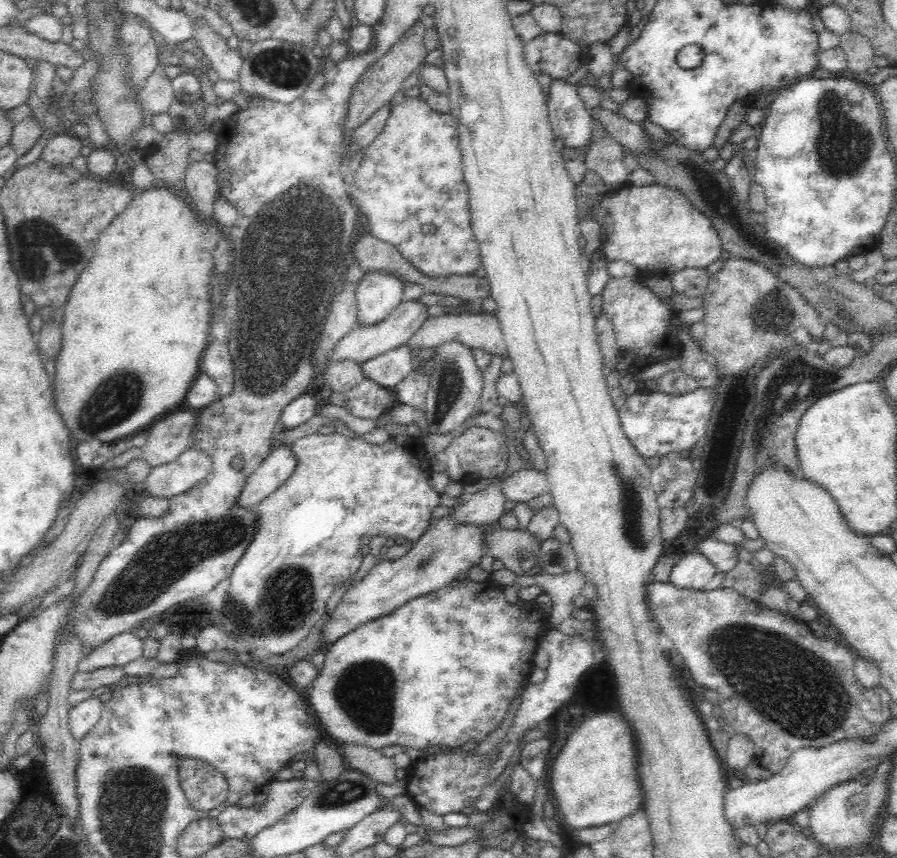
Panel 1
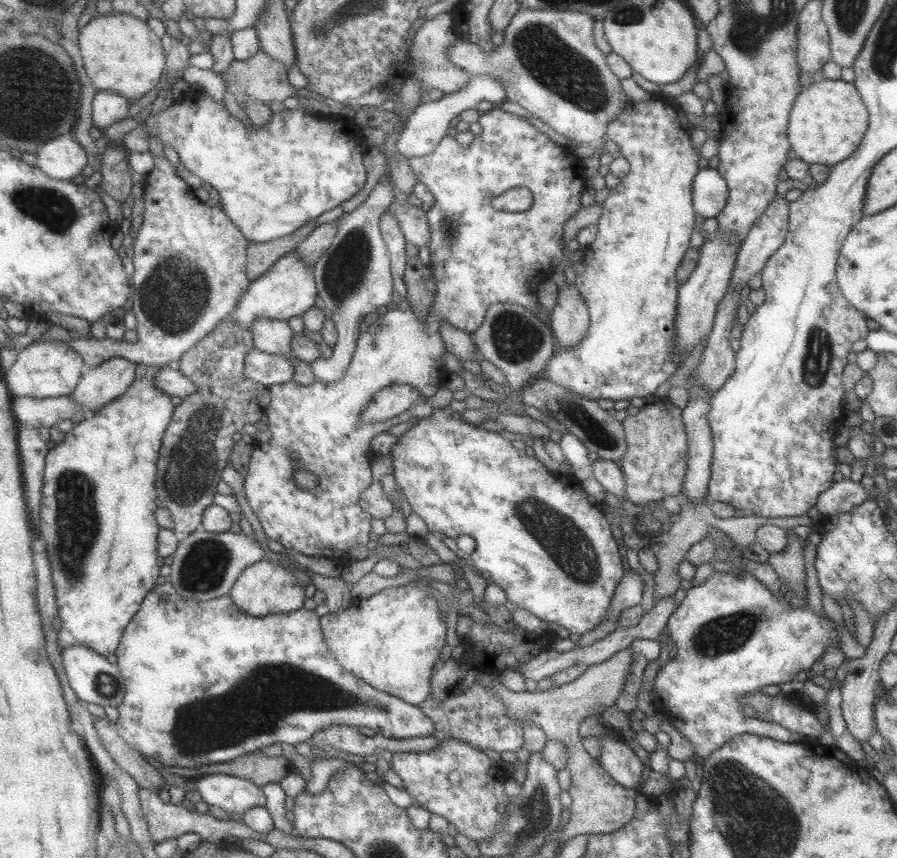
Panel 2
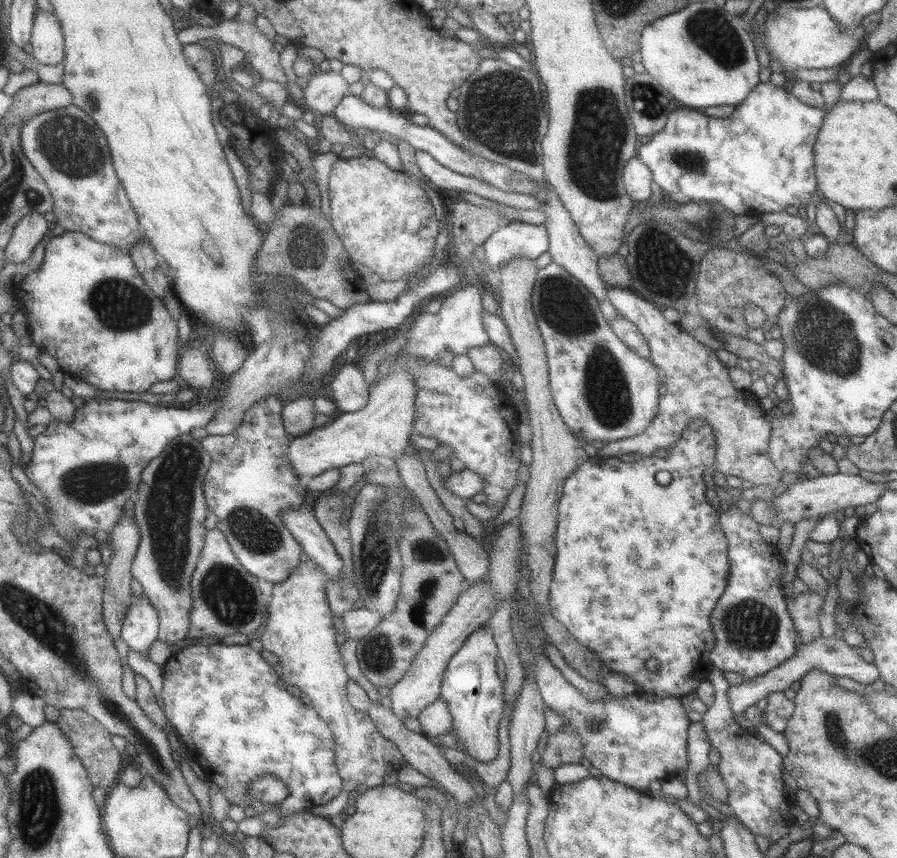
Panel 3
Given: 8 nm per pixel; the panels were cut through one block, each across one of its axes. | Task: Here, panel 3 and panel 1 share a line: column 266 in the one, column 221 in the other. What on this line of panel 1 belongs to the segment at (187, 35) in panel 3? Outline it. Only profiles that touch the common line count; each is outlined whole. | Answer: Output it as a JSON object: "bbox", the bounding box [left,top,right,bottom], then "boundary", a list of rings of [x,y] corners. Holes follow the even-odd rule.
{"bbox":[194,24,243,83],"boundary":[[[195,24],[194,37],[219,80],[238,83],[243,55],[237,49],[228,47],[226,39],[206,24]]]}

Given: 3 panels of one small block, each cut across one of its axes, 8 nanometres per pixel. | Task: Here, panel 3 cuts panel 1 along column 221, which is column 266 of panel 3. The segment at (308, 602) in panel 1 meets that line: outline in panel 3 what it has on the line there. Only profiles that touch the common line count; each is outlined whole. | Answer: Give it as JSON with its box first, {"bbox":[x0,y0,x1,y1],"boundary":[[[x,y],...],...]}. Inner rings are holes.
{"bbox":[260,560,408,820],"boundary":[[[299,560],[299,564],[291,570],[291,574],[283,582],[273,584],[270,595],[271,600],[266,609],[268,619],[260,638],[262,648],[277,656],[278,664],[276,669],[277,672],[281,672],[281,680],[287,682],[287,684],[297,686],[301,693],[307,696],[314,712],[327,724],[332,732],[335,766],[343,784],[341,794],[325,804],[314,805],[314,808],[309,812],[314,816],[331,820],[343,816],[344,813],[351,810],[352,800],[347,794],[351,790],[355,790],[357,784],[363,784],[363,786],[367,786],[367,789],[383,785],[383,778],[387,774],[408,768],[408,764],[396,746],[377,732],[375,725],[373,725],[367,714],[353,709],[346,700],[348,676],[345,675],[343,664],[340,662],[338,644],[337,640],[335,640],[337,633],[331,624],[332,614],[325,596],[326,584],[327,576],[319,570],[319,566],[313,560]]]}

